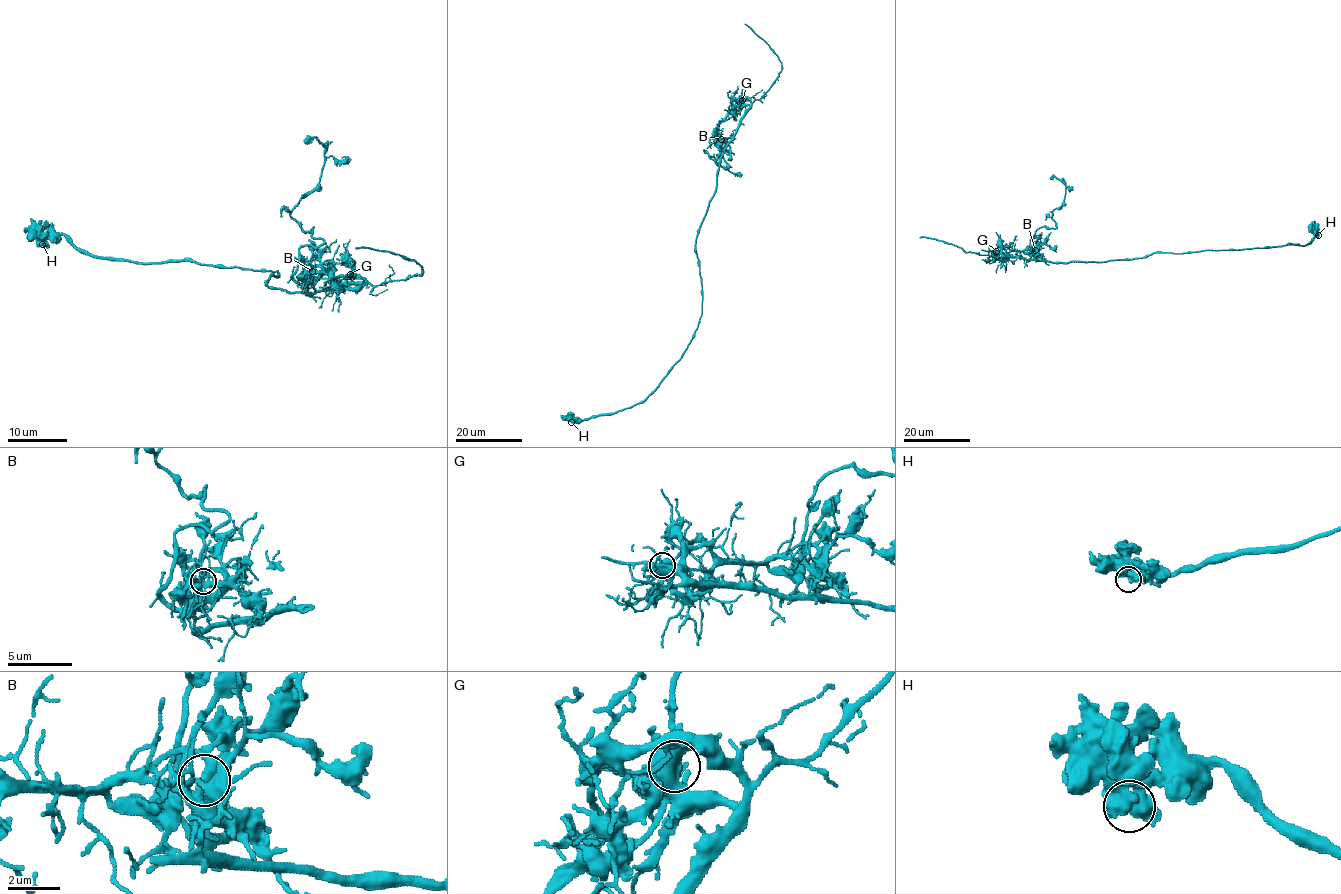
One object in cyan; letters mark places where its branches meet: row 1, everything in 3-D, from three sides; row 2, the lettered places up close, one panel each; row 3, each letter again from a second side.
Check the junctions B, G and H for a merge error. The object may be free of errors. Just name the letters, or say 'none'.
G

